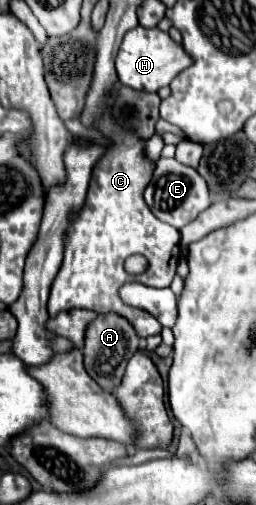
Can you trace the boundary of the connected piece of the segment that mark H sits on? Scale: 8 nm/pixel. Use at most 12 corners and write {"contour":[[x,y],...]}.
{"contour":[[159,28],[125,34],[115,60],[123,86],[157,92],[191,58]]}

